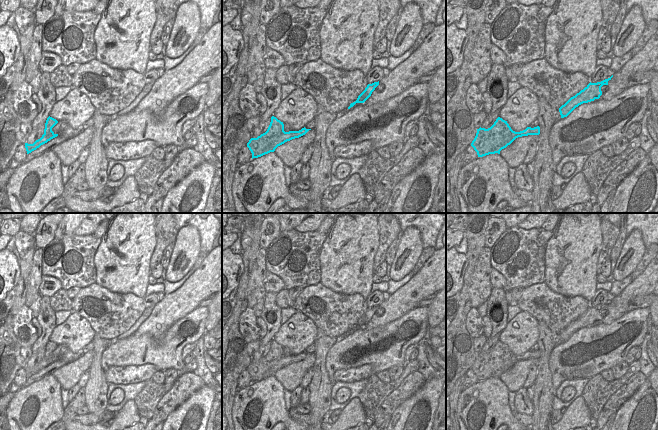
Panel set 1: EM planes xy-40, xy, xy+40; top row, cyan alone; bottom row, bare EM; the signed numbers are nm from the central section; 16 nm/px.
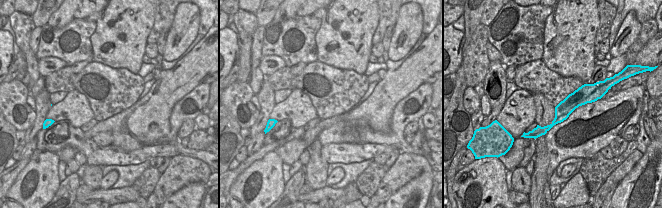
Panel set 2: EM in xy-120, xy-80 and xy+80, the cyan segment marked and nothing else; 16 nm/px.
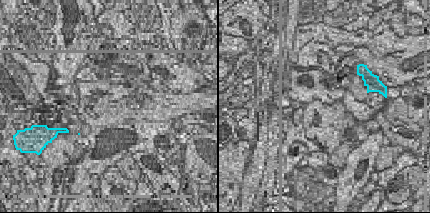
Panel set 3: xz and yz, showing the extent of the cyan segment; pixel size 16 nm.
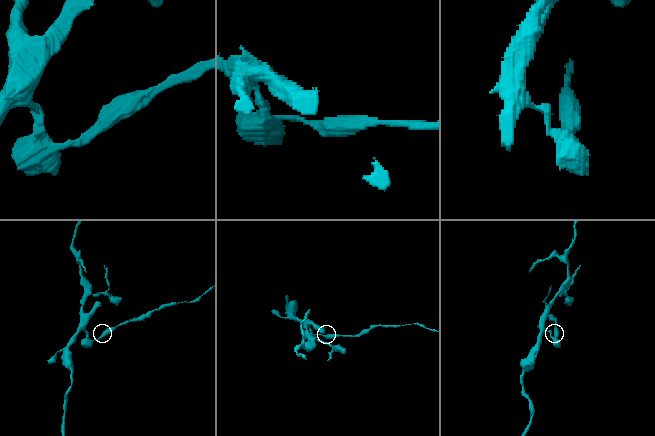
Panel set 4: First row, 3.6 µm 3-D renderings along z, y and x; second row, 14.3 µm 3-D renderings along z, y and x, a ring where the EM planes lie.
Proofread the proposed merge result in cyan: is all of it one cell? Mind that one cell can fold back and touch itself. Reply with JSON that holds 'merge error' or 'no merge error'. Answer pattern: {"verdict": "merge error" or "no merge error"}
{"verdict": "merge error"}

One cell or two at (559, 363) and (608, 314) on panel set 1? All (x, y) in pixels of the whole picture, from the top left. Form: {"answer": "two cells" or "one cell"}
{"answer": "two cells"}

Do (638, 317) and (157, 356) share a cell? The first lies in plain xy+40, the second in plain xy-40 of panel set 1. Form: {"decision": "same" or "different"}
{"decision": "same"}

